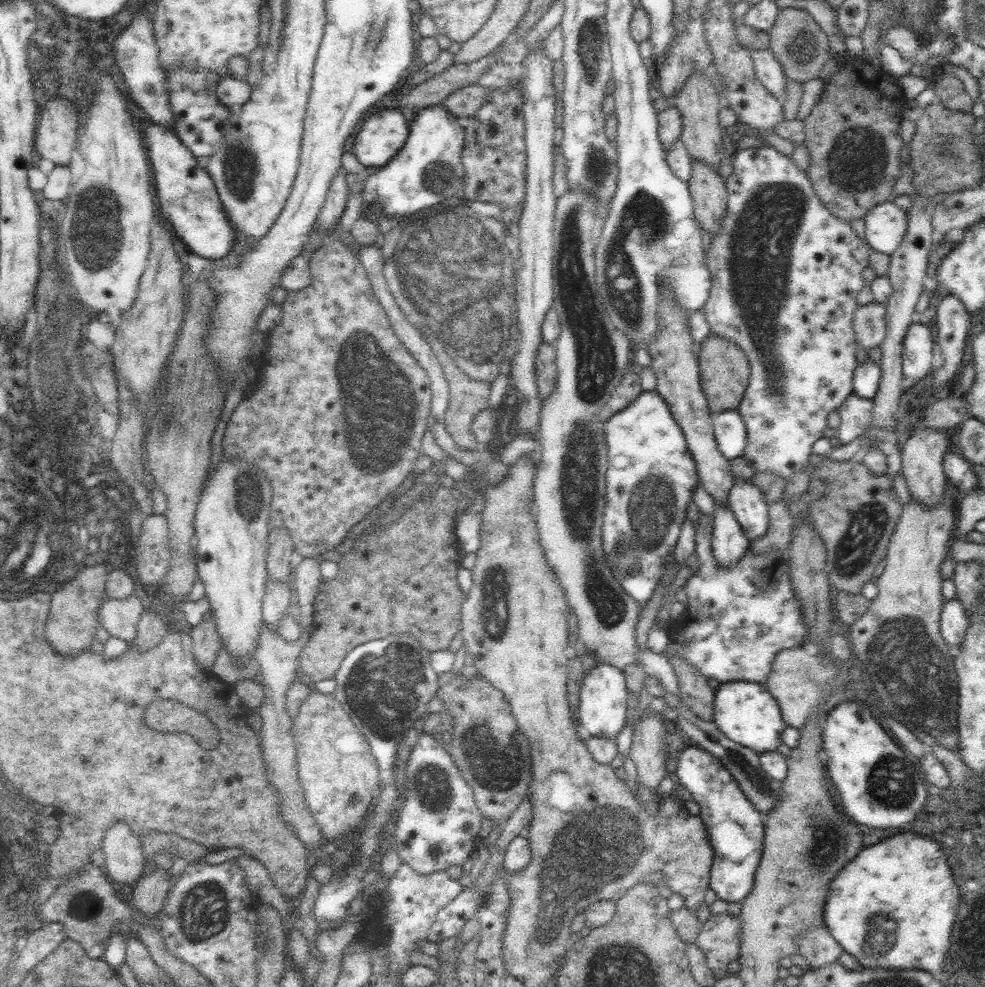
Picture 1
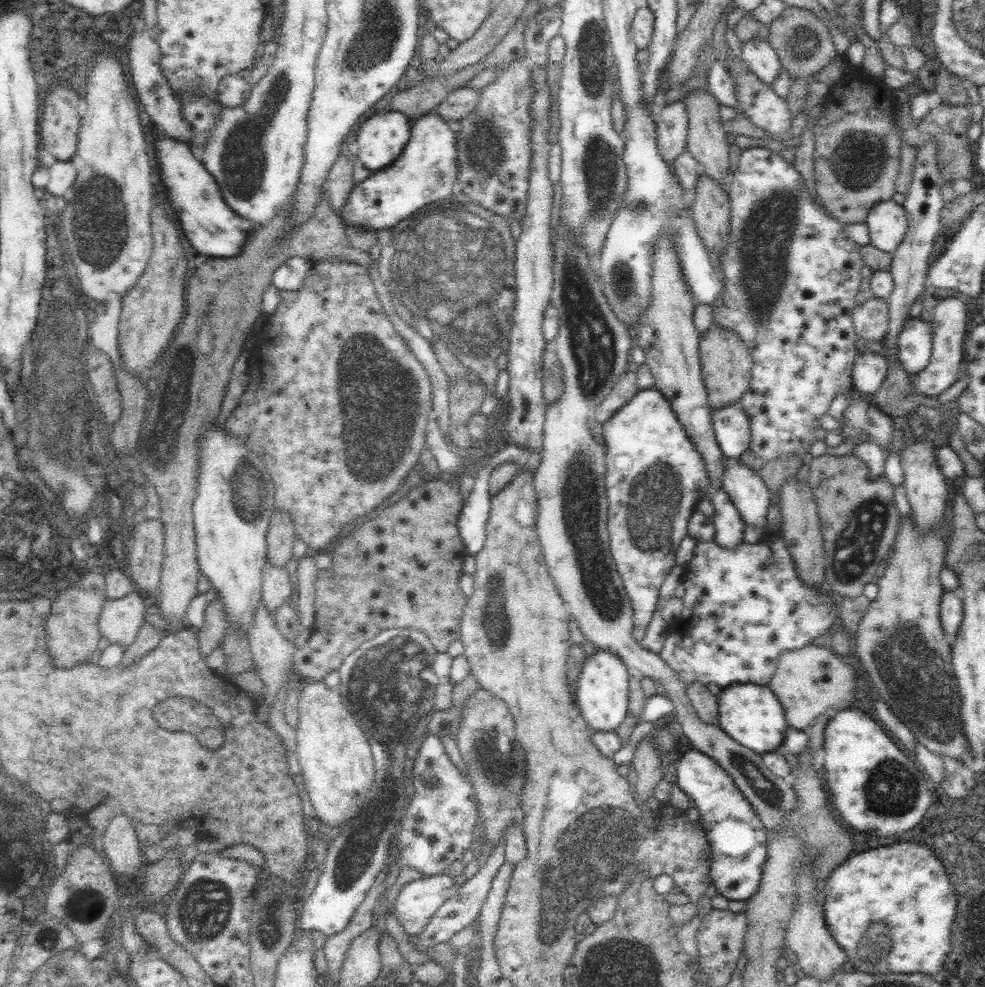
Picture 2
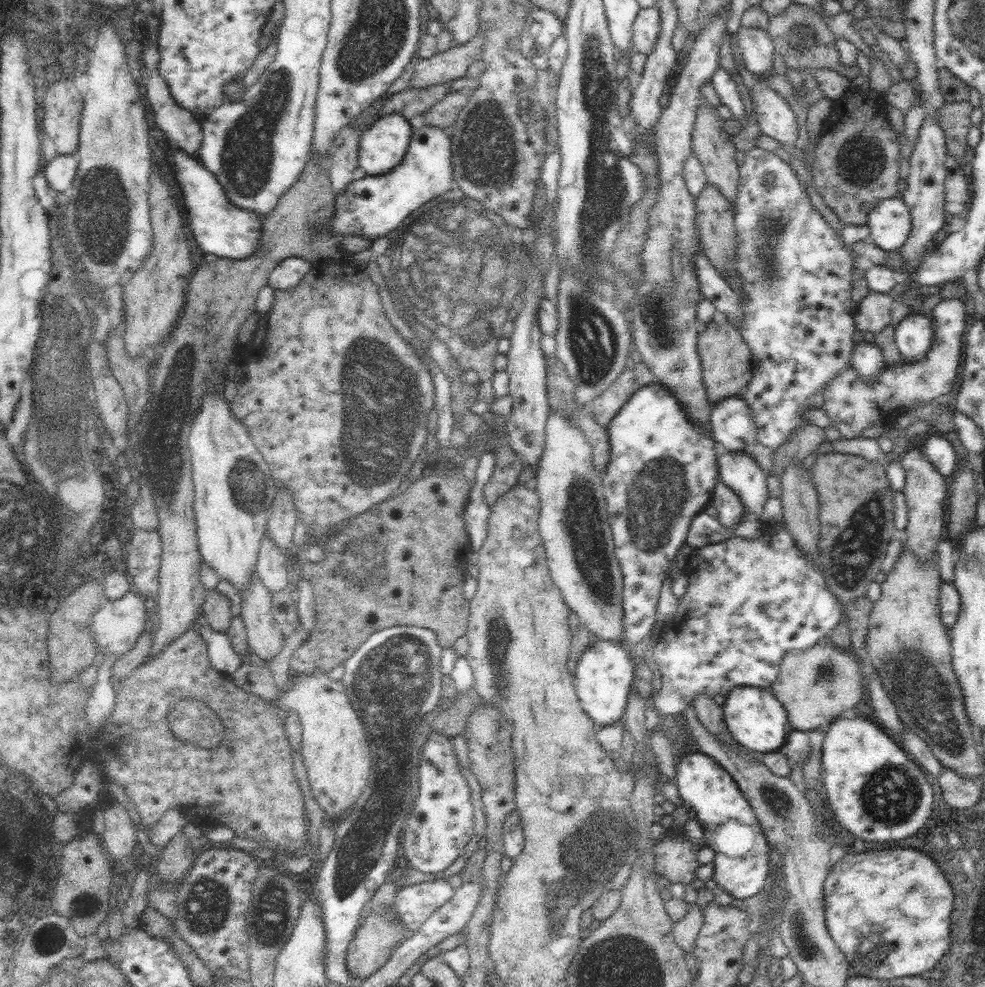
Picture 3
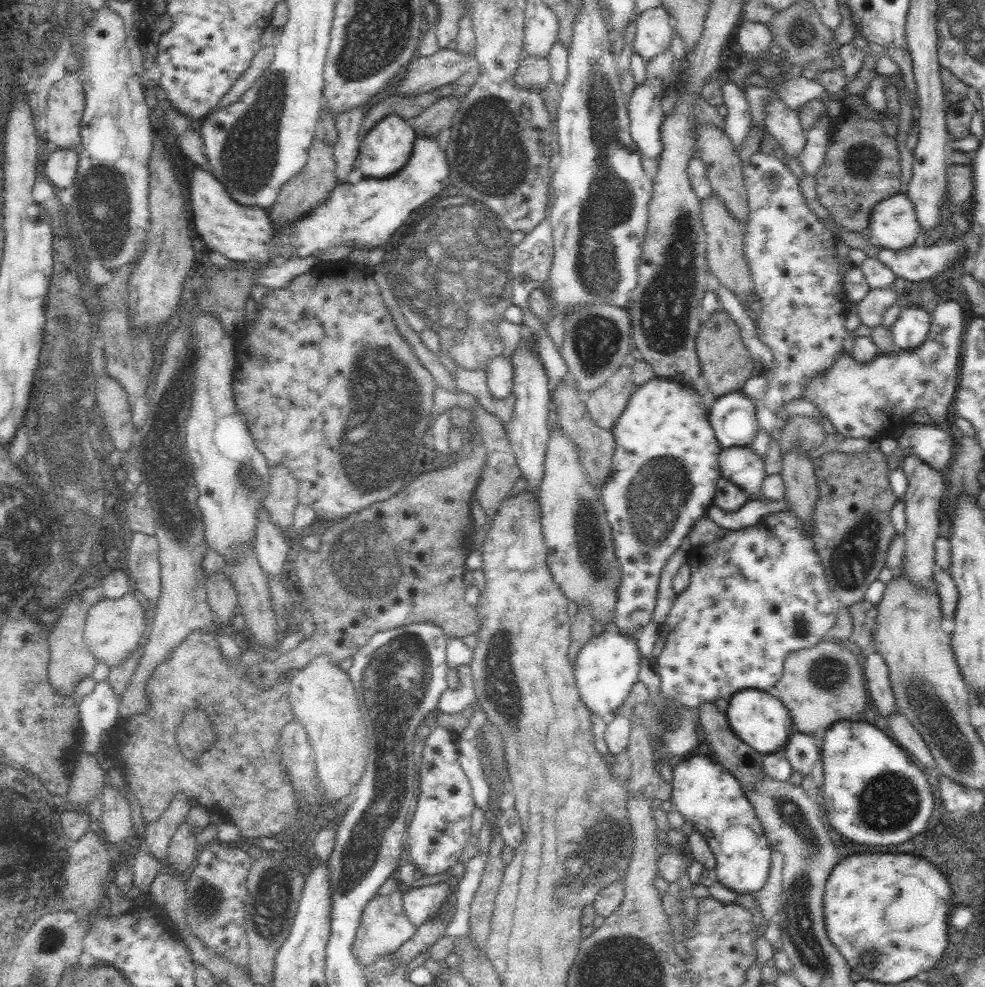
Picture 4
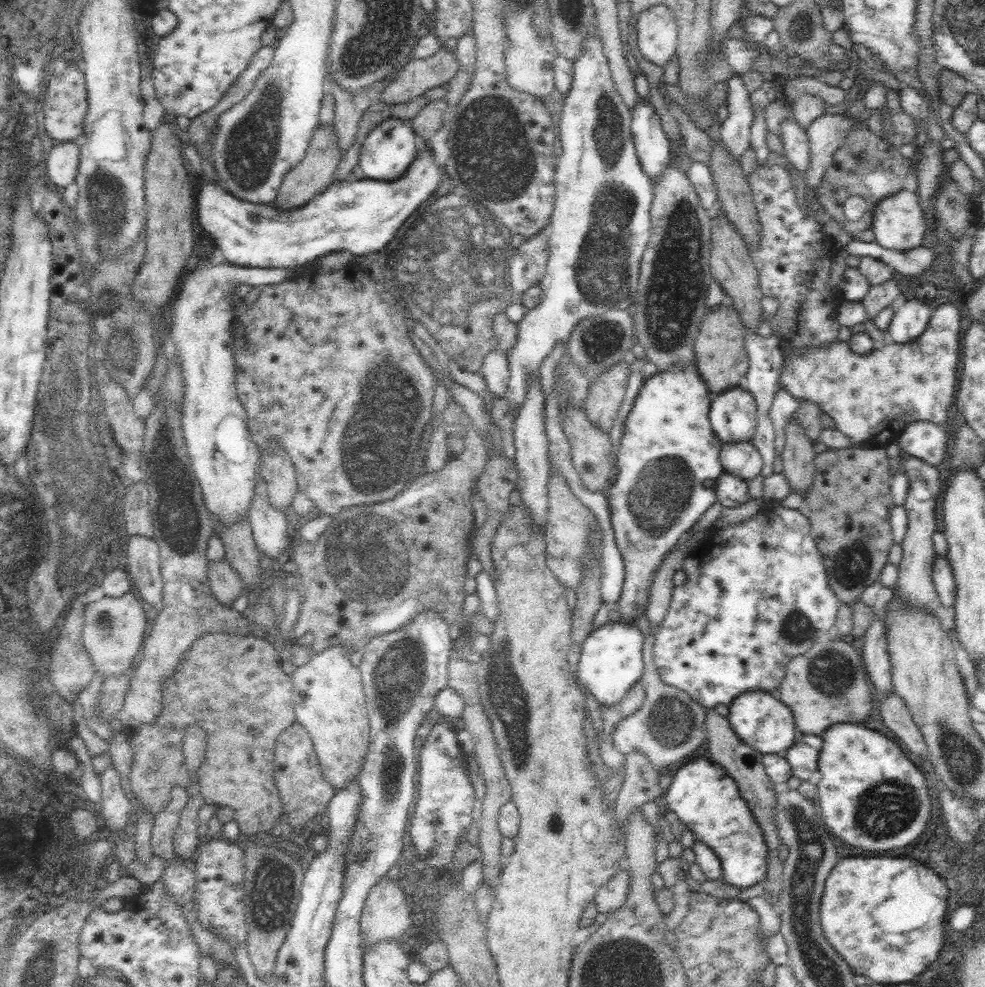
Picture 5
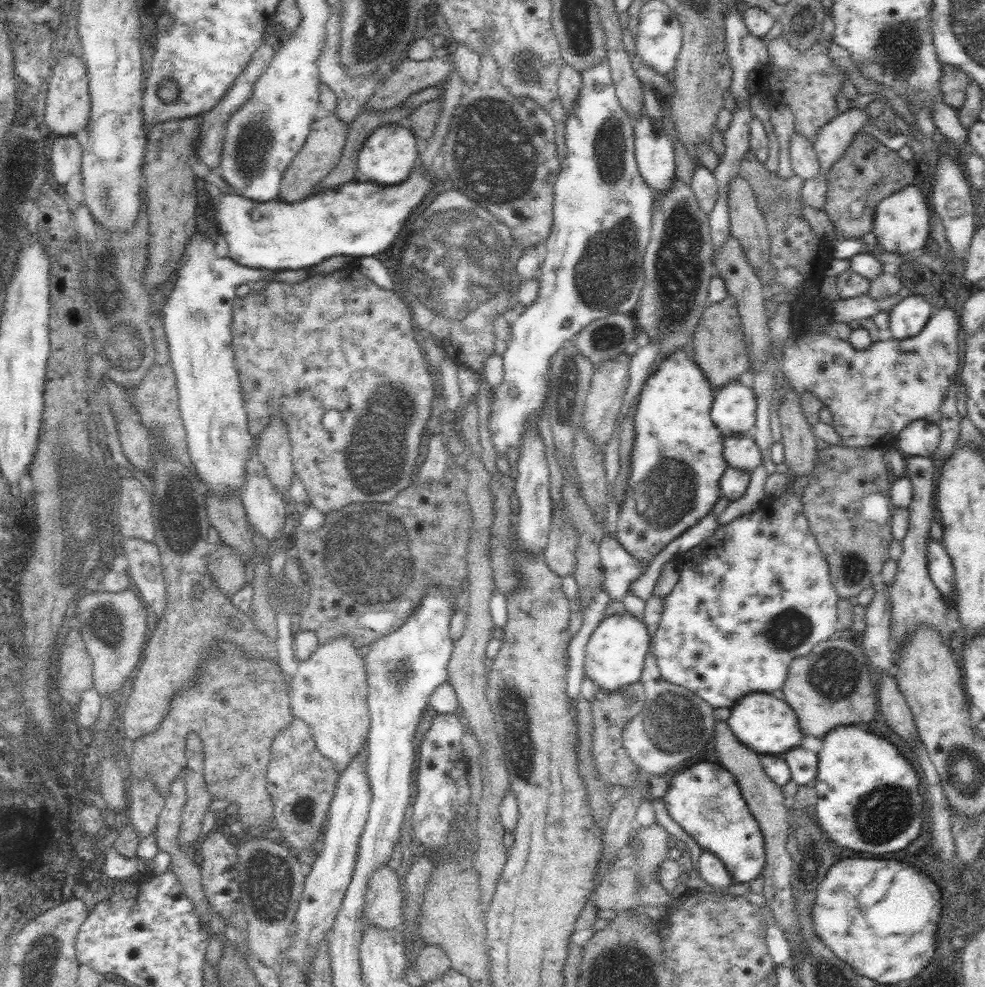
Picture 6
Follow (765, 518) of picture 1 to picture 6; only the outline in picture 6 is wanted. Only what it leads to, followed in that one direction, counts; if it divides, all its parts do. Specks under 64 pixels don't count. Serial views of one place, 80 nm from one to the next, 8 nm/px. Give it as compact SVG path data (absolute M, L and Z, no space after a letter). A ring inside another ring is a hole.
M744 434L725 437L723 457L729 467L749 470L749 472L752 472L761 463L761 452L756 441Z

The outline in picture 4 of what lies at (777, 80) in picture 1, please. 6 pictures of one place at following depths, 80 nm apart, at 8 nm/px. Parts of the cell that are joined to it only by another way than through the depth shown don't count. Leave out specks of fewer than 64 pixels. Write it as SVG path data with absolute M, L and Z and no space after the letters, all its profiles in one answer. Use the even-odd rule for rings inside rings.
M742 14L734 35L742 52L754 60L762 60L770 49L773 41L769 25L763 22L752 22Z

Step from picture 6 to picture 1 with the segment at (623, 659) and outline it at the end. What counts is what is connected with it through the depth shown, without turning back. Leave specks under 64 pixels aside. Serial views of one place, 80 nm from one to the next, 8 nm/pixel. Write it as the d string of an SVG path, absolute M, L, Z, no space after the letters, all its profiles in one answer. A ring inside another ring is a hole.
M596 660L596 667L584 675L580 691L579 718L591 737L608 737L617 739L627 721L626 704L628 704L625 674L611 664Z

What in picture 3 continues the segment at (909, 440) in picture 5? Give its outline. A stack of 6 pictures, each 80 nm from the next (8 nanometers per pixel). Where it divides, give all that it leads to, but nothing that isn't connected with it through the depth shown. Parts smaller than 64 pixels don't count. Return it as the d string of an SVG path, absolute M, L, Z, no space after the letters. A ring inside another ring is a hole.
M932 430L928 432L928 435L926 440L919 444L920 449L924 451L925 456L940 471L940 474L954 475L959 468L959 462L952 443L938 430Z

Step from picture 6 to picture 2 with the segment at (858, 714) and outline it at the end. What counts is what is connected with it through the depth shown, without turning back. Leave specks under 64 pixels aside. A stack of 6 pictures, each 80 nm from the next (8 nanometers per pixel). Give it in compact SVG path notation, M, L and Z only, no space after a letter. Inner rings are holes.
M818 643L785 651L780 655L768 687L783 706L785 719L790 727L806 730L808 726L814 725L816 718L827 708L838 706L844 699L853 702L856 694L854 684L858 674L856 669L842 661L842 657Z

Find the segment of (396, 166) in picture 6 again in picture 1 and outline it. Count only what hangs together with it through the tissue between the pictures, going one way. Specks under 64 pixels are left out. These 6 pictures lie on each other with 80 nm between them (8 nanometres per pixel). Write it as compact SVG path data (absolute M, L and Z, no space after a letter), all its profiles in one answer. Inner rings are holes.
M386 108L363 119L355 138L354 153L365 167L381 166L404 146L410 127L400 108Z

